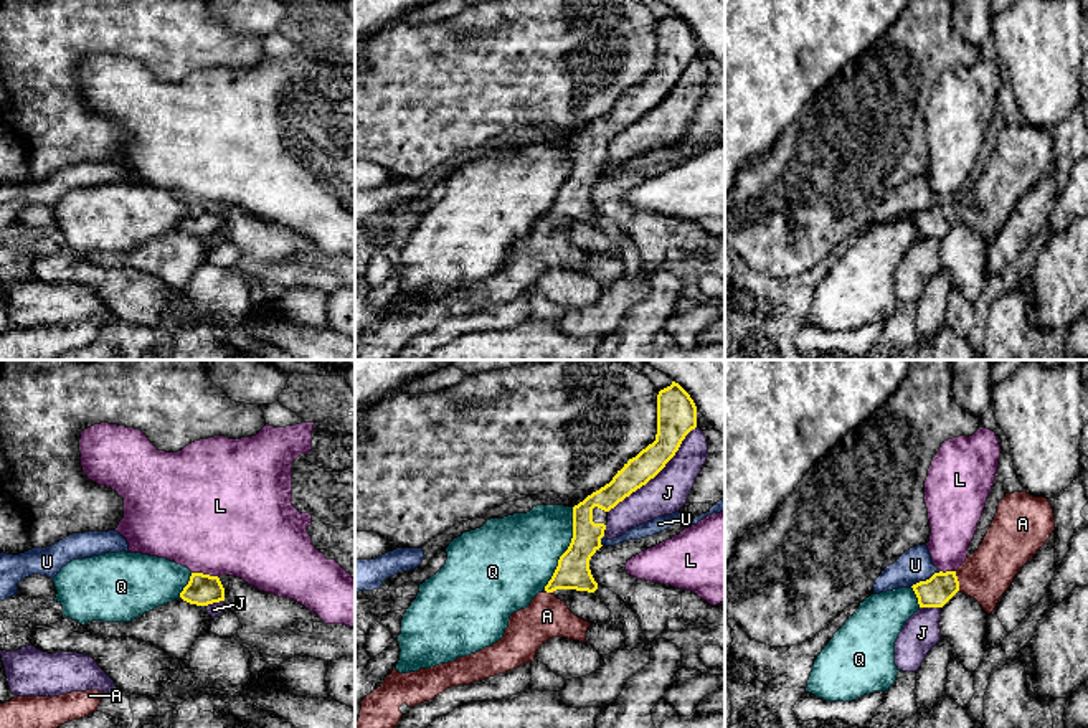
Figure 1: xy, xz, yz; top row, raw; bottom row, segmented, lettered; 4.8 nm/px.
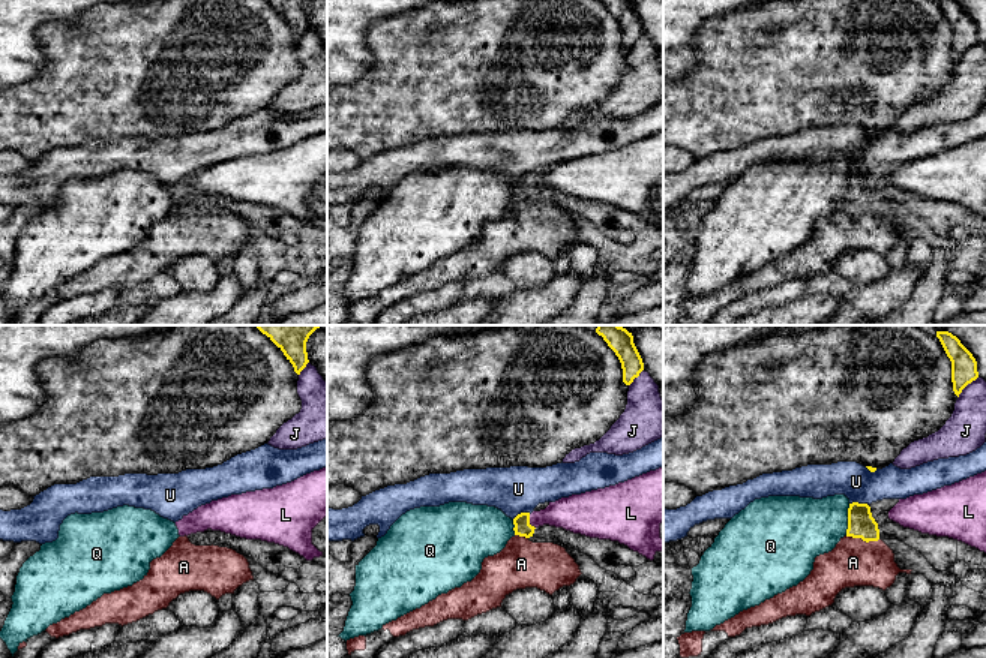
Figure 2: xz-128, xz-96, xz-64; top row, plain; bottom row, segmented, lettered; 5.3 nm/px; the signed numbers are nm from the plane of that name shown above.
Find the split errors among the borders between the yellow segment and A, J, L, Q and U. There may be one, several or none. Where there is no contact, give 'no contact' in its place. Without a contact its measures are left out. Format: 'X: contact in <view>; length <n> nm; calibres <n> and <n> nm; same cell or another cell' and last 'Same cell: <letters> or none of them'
A: contact in yz; length 100 nm; calibres 150 and 240 nm; same cell
J: contact in xz; length 600 nm; calibres 160 and 200 nm; another cell
L: contact in xy; length 130 nm; calibres 160 and 480 nm; another cell
Q: contact in xz; length 420 nm; calibres 160 and 380 nm; another cell
U: contact in yz; length 160 nm; calibres 150 and 160 nm; another cell
Same cell: A

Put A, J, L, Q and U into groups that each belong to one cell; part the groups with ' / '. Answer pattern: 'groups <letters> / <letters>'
groups A / J / L / Q / U

